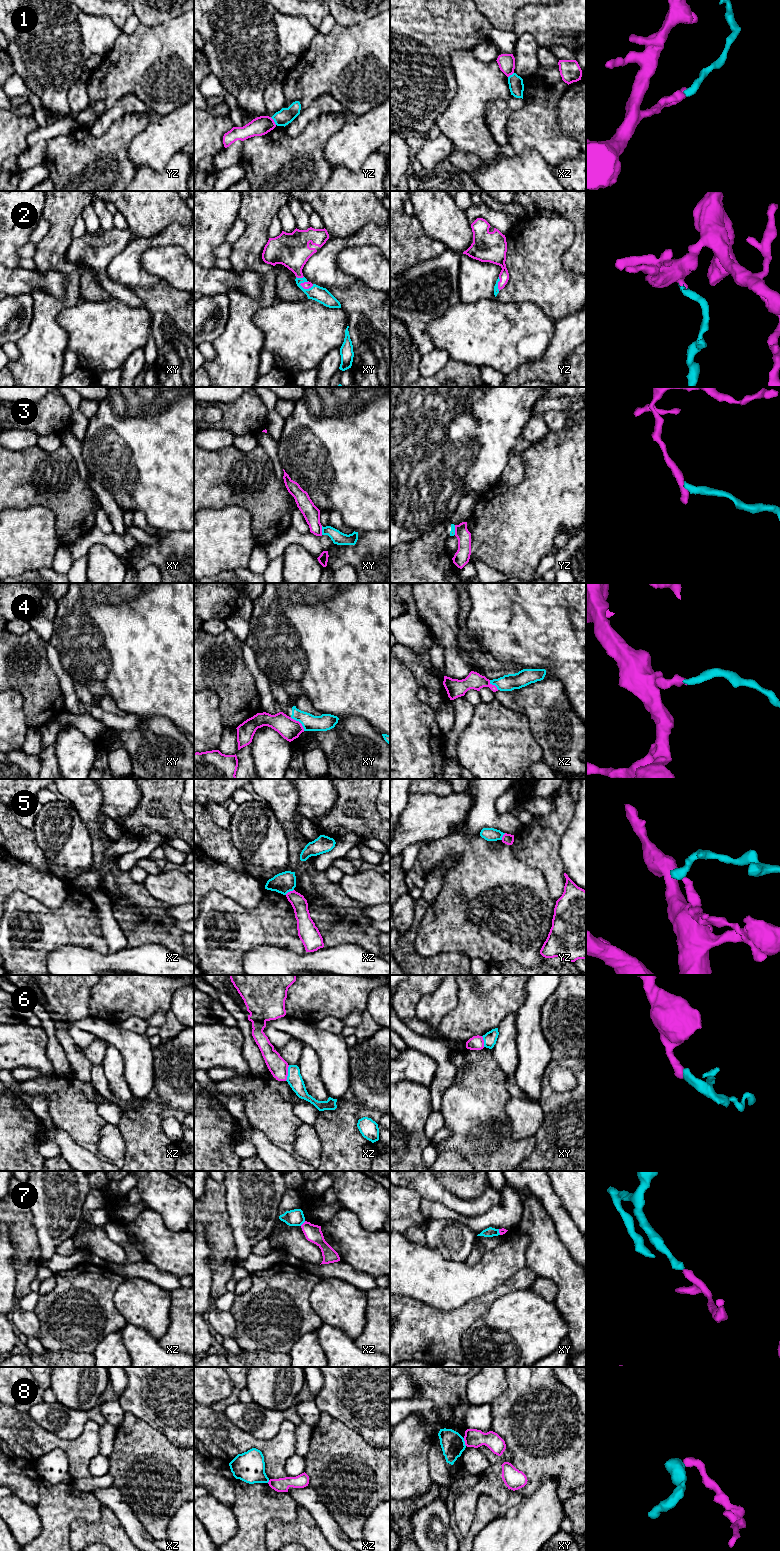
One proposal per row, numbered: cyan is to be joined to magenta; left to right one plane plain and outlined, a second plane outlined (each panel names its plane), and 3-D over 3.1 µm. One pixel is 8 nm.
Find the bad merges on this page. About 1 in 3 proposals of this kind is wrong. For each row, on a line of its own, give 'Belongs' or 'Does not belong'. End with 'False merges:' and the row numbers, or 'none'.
1: Does not belong
2: Belongs
3: Does not belong
4: Does not belong
5: Does not belong
6: Does not belong
7: Does not belong
8: Does not belong
False merges: 1, 3, 4, 5, 6, 7, 8

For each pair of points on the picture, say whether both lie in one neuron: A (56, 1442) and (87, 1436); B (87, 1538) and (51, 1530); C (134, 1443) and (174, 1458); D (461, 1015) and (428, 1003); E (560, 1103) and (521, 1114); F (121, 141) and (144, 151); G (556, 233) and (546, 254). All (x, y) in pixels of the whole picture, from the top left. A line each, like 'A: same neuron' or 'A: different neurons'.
A: same neuron
B: different neurons
C: same neuron
D: different neurons
E: different neurons
F: different neurons
G: same neuron

